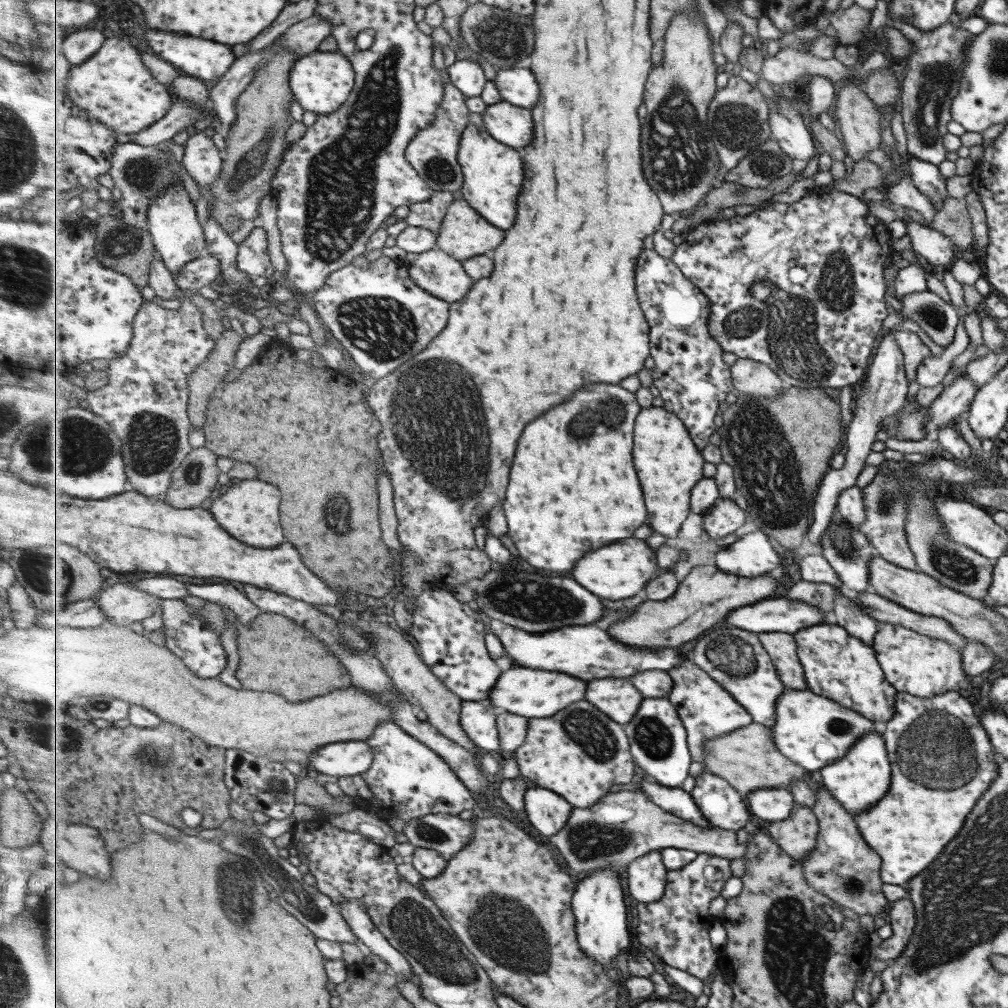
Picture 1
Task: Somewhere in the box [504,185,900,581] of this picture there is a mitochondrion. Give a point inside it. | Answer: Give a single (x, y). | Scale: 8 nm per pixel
(787, 324)

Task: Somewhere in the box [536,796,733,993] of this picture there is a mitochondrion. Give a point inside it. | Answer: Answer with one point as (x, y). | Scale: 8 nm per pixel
(588, 840)

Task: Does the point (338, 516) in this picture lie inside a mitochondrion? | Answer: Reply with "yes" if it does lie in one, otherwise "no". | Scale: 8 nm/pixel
yes

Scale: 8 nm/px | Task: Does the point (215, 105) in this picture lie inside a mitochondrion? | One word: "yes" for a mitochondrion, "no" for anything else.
no

